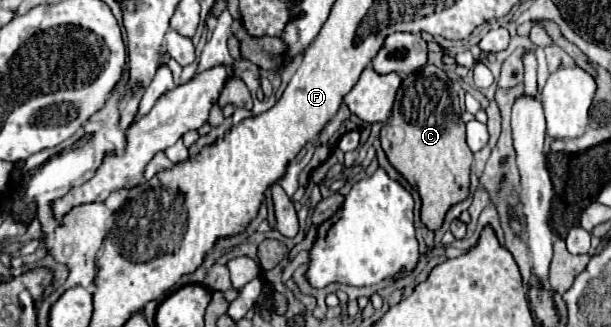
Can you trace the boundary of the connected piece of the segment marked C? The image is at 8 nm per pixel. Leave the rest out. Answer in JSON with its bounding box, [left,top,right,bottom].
[381,65,473,231]

